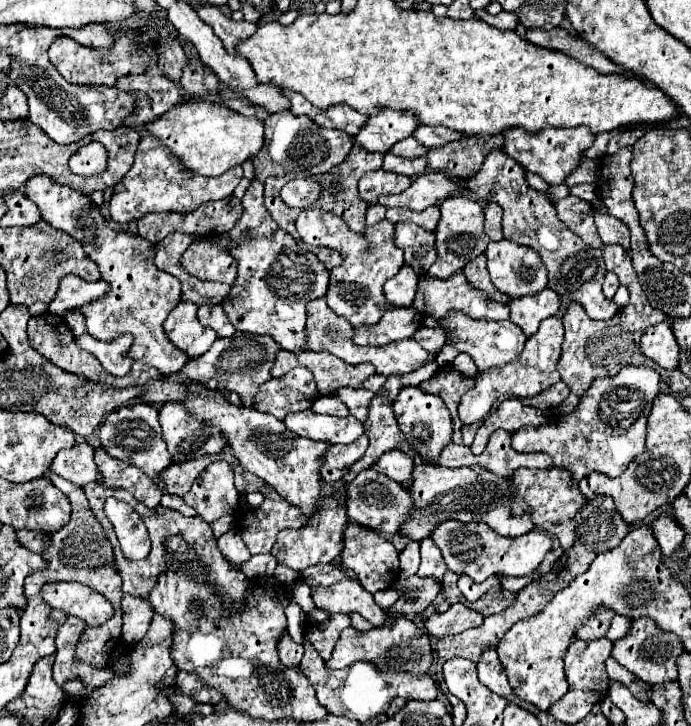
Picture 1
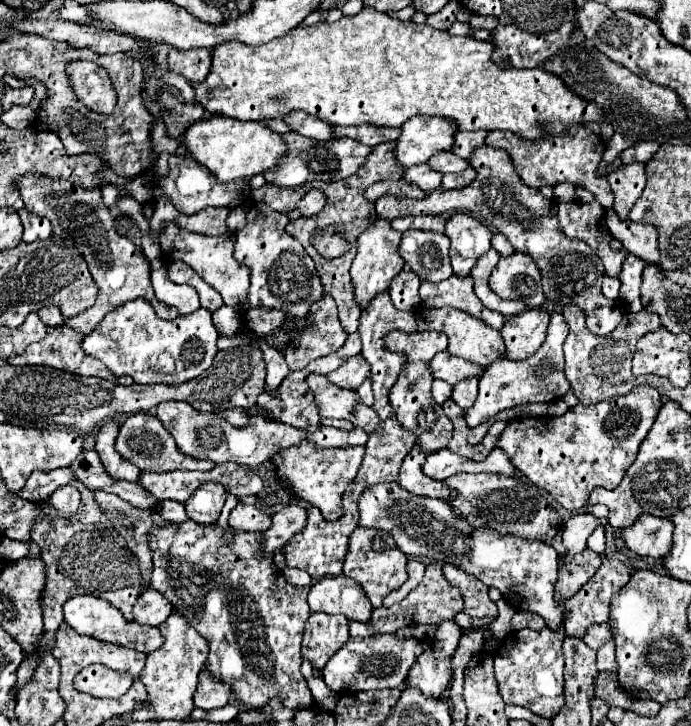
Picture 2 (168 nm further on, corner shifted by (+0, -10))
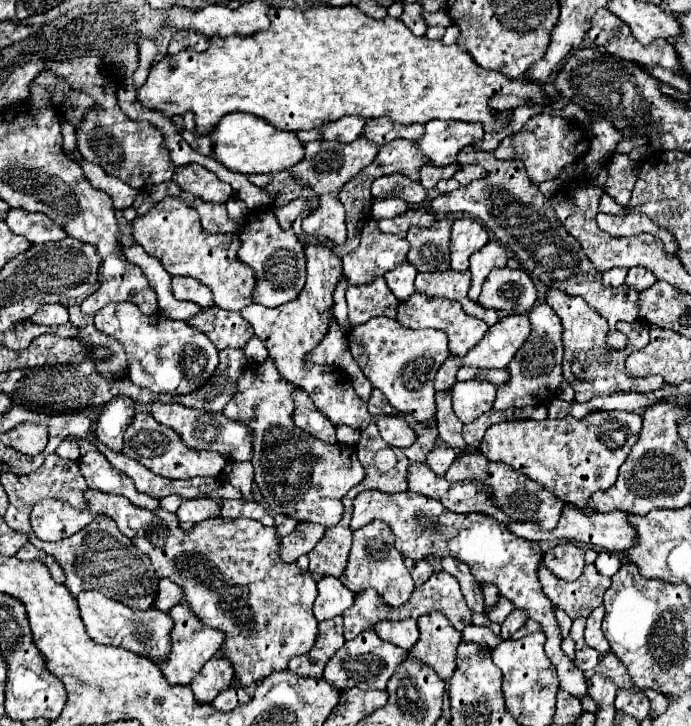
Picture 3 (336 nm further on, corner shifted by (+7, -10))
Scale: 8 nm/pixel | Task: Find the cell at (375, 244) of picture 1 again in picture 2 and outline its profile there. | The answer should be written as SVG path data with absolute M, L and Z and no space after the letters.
M375 220L371 228L367 228L355 242L357 254L351 262L351 282L353 282L353 294L355 302L361 310L369 306L369 302L375 298L375 294L381 294L389 288L391 280L401 272L405 266L403 258L399 256L399 240L401 232L395 232L387 220Z

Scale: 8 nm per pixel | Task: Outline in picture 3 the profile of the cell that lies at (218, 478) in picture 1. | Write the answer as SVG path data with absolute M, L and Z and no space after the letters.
M194 498L194 500L184 500L180 510L176 512L180 526L184 530L194 528L198 522L208 520L208 518L218 518L220 516L220 504L210 498Z

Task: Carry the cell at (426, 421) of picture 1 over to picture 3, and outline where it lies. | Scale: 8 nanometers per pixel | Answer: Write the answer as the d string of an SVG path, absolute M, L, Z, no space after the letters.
M378 316L370 322L358 324L348 332L348 344L354 360L360 364L364 376L378 388L392 406L414 420L434 422L436 404L434 404L434 376L442 362L450 356L448 338L432 328L410 330L398 324L392 318Z

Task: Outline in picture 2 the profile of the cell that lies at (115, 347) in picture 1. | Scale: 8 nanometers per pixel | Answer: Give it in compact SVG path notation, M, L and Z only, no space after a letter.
M143 300L127 302L121 308L115 308L113 314L109 314L89 336L83 340L83 352L101 360L107 370L115 376L131 376L137 384L179 384L187 382L191 378L197 378L203 370L207 370L217 354L217 330L211 322L211 312L205 308L199 308L191 314L179 316L175 320L161 320L157 318L155 310Z

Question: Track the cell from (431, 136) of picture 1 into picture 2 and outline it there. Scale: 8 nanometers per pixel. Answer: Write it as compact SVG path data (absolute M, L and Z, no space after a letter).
M479 130L479 132L455 132L451 152L453 152L455 156L459 156L459 158L469 160L469 156L471 156L479 146L483 146L485 136L487 136L485 130Z

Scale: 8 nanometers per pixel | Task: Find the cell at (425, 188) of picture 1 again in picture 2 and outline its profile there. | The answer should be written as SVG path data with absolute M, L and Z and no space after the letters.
M481 146L475 152L475 156L469 158L469 162L475 162L475 168L479 170L471 186L461 190L437 188L421 200L379 198L375 202L377 216L385 220L393 220L399 216L423 216L423 214L445 214L445 212L475 214L485 224L491 224L491 228L505 234L517 252L525 252L537 262L543 276L543 292L551 302L559 306L569 306L569 304L579 306L585 312L587 328L597 336L605 336L611 330L615 330L623 318L623 310L617 300L609 302L601 294L601 280L605 276L603 264L599 256L585 242L571 240L559 230L557 202L543 198L539 190L523 184L523 180L517 176L513 168L509 154L499 148Z

